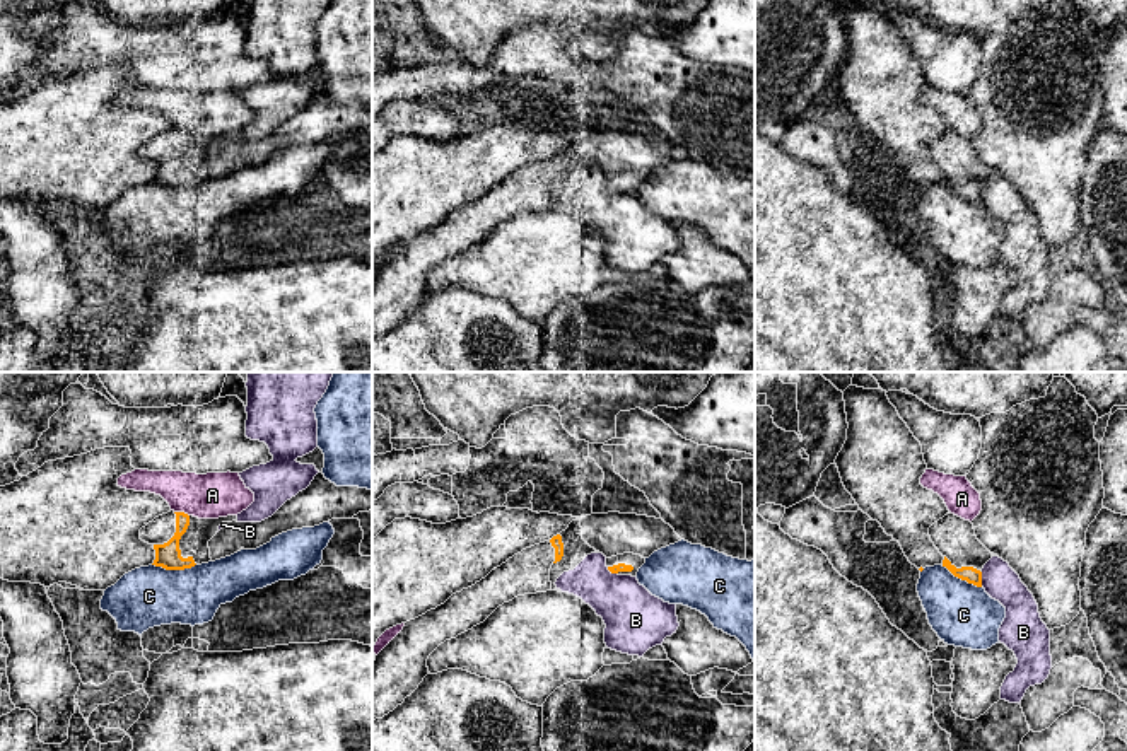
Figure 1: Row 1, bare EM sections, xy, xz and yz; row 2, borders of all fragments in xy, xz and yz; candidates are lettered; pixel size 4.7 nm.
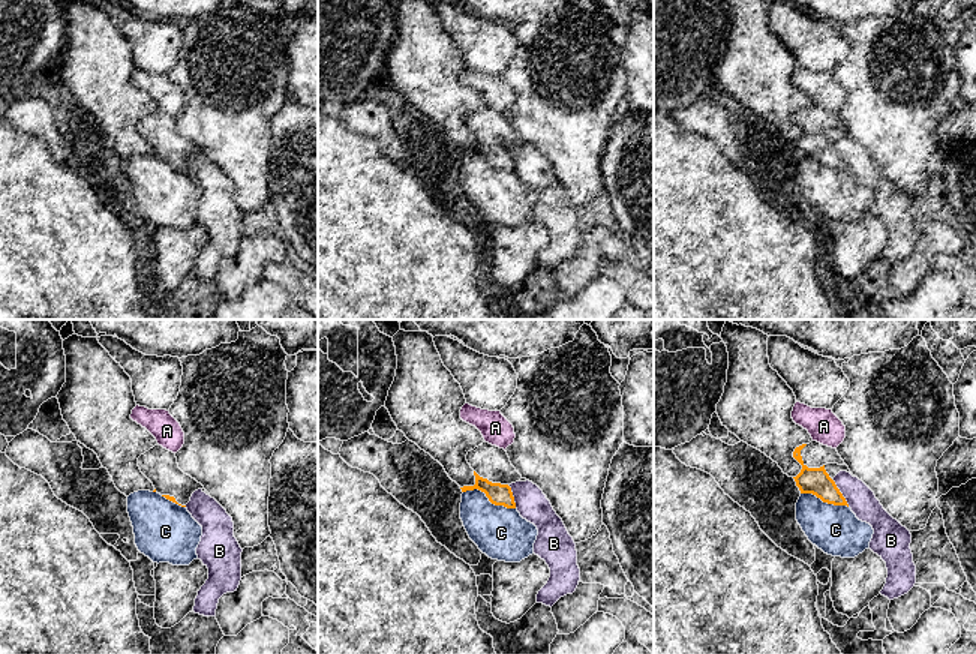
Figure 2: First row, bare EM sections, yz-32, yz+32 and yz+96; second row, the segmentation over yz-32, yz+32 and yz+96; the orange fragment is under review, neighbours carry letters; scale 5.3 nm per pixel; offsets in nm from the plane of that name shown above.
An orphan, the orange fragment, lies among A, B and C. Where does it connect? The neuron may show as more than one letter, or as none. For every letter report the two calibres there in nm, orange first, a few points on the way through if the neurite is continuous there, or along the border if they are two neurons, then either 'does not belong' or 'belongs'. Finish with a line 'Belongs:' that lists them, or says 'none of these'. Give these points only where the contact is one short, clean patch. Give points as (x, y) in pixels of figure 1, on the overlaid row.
A: 120 nm thick on the orange side, 220 nm on the other; does not belong
B: 80 nm thick on the orange side, 170 nm on the other; does not belong
C: 120 nm thick on the orange side, 280 nm on the other; does not belong
Belongs: none of these

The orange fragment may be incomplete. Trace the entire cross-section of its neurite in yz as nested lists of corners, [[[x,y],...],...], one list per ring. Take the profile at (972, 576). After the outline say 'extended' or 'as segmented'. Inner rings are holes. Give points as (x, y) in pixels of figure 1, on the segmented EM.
[[[946,514],[929,527],[929,536],[946,567],[955,577],[982,587],[982,568],[992,553],[977,539],[973,524],[955,514]]]; extended

